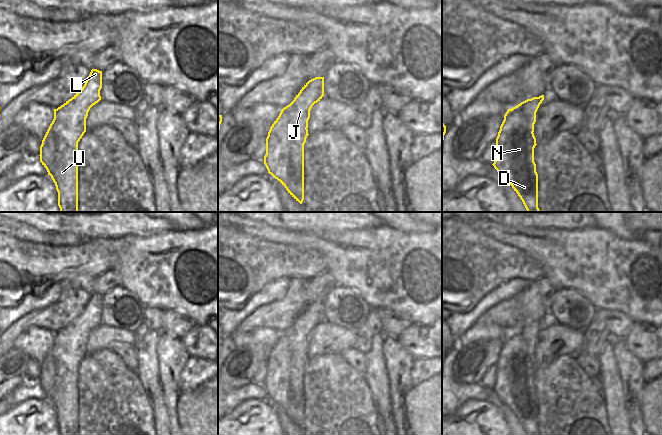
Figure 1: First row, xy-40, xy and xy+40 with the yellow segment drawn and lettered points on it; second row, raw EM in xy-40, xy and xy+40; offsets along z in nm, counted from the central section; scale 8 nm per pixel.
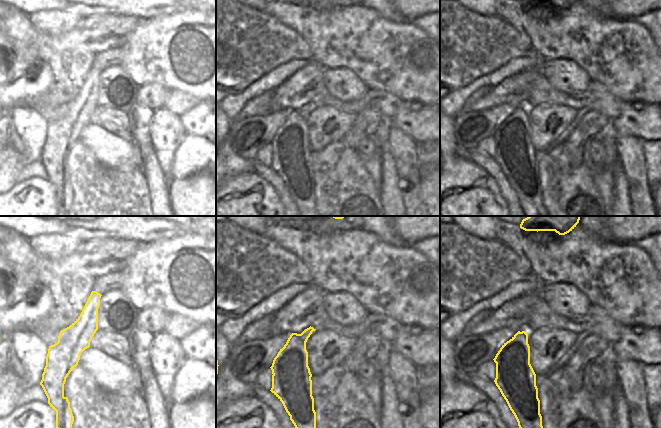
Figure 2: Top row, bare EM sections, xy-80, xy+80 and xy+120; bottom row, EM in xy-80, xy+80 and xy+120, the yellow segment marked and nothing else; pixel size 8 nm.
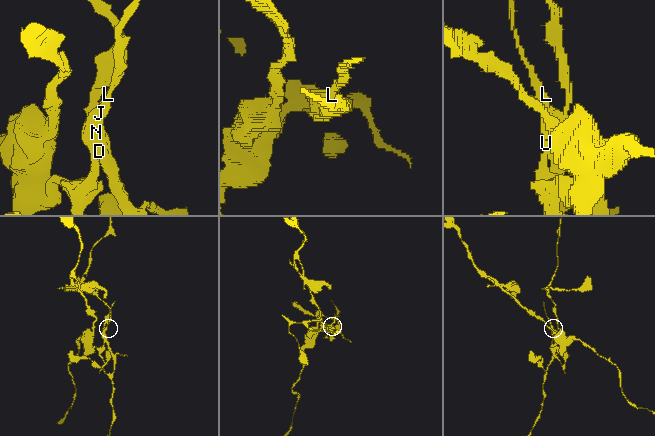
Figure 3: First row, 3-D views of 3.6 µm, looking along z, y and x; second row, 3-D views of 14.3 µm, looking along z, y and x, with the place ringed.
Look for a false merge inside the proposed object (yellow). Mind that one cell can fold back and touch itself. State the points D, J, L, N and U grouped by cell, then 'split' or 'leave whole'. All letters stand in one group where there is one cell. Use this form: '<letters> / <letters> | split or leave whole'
D N U / J L | split

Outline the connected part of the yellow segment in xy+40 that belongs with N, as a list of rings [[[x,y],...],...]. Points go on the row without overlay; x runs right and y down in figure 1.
[[[513,333],[509,345],[519,344],[520,354],[511,357],[496,371],[498,398],[505,403],[518,418],[527,435],[538,432],[538,398],[534,386],[536,362],[529,352],[529,346],[519,333]]]

